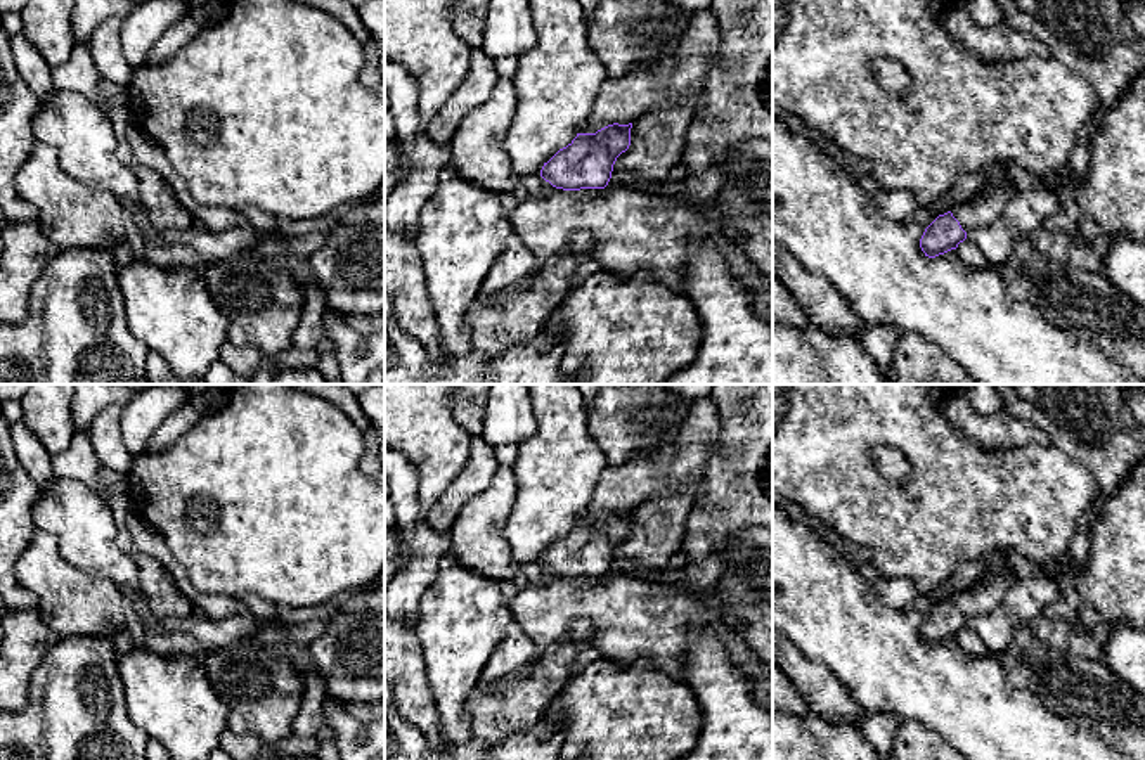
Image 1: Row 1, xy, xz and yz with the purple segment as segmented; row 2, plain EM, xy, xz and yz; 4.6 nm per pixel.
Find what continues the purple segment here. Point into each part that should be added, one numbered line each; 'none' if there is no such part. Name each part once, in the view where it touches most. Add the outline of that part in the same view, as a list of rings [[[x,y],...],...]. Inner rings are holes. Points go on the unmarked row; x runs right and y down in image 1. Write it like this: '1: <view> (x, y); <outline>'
1: yz (981, 599); [[[987,573],[975,587],[951,597],[965,620],[991,613],[1005,597],[1010,578],[999,573]]]

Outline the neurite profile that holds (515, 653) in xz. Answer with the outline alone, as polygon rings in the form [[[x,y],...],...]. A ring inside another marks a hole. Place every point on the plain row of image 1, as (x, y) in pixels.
[[[511,623],[501,644],[488,658],[480,687],[490,689],[527,670],[535,658],[535,649],[518,623]]]

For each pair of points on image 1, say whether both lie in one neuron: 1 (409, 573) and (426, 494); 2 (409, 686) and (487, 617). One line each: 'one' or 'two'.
1: two
2: two

